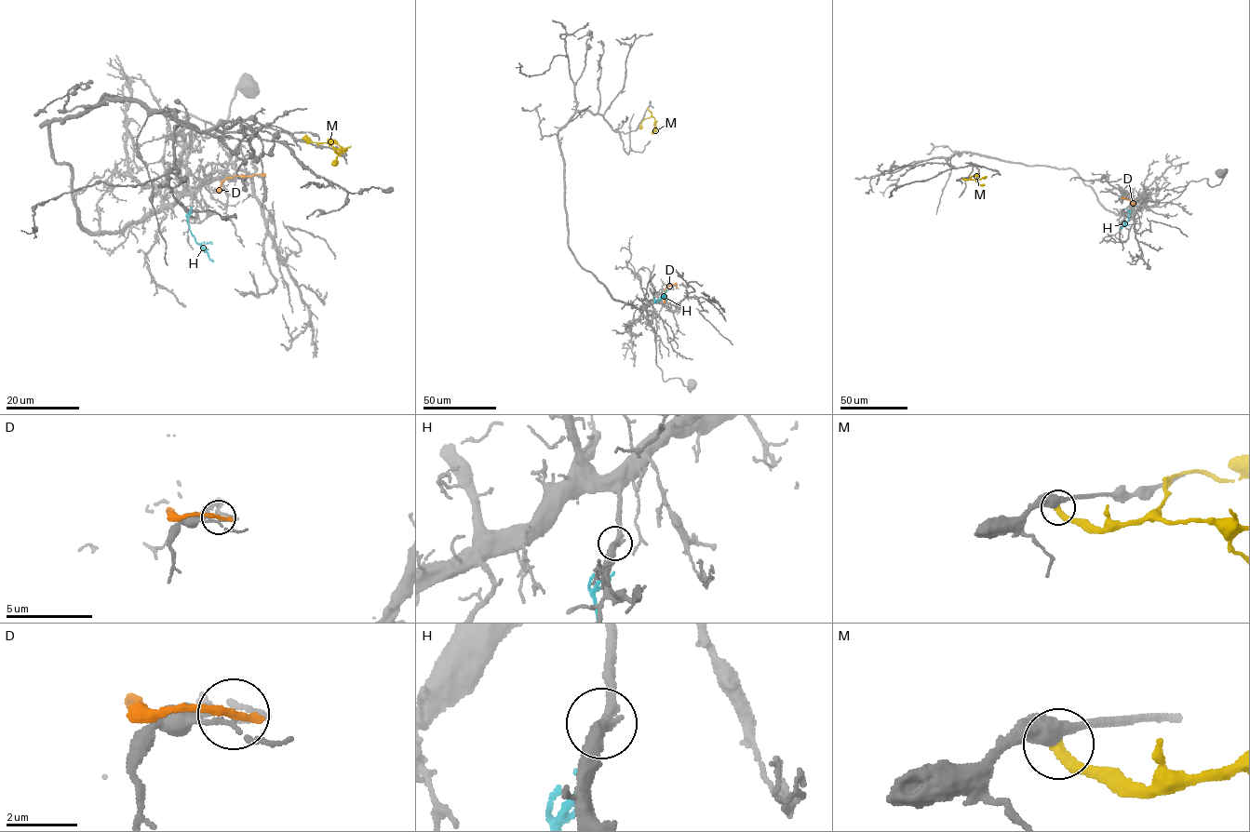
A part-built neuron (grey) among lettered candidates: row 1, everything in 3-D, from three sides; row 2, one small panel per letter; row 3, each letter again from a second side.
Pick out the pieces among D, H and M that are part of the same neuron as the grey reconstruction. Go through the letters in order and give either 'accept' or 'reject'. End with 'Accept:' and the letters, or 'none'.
D: reject
H: accept
M: reject
Accept: H

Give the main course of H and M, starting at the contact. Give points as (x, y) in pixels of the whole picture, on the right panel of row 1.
H: (1126, 208), (1128, 220), (1120, 228)
M: (962, 179), (978, 180), (986, 176)

